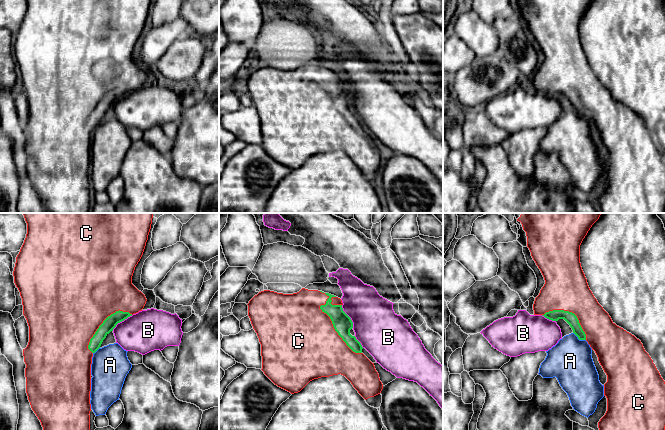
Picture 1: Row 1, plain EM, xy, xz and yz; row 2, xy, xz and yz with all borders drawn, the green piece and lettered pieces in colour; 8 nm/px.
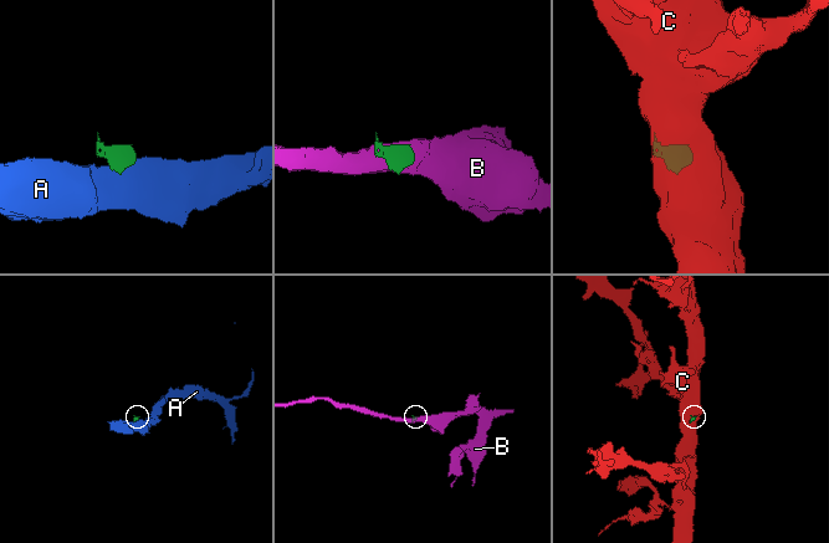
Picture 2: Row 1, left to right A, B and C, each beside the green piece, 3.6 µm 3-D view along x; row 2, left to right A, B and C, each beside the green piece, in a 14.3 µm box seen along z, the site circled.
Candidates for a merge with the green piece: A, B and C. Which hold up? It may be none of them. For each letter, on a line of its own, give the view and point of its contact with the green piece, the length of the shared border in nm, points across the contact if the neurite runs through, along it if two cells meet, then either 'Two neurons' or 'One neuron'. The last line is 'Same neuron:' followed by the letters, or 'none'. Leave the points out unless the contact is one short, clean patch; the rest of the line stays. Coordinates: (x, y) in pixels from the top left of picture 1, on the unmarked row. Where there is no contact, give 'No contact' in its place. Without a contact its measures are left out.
A: Touches green at yz (579, 115). Shared border 120 nm. Boundary: yz (573, 108), (579, 115), (585, 116). Two neurons
B: Touches green at xz (348, 92). Shared border 200 nm. Boundary: xz (341, 81), (344, 88), (350, 94), (353, 103). Two neurons
C: Touches green at xz (332, 99). Shared border 600 nm. One neuron
Same neuron: C

